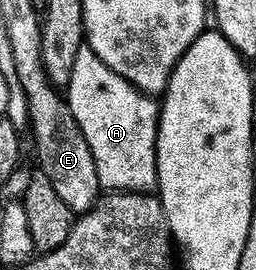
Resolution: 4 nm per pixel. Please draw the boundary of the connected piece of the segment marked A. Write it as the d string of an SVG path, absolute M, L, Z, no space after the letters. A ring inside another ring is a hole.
M82 44L75 55L71 69L71 80L65 88L65 100L75 117L76 124L83 130L83 137L90 146L95 160L96 173L104 190L152 192L157 185L157 135L160 119L160 104L138 90L103 64L89 44Z

